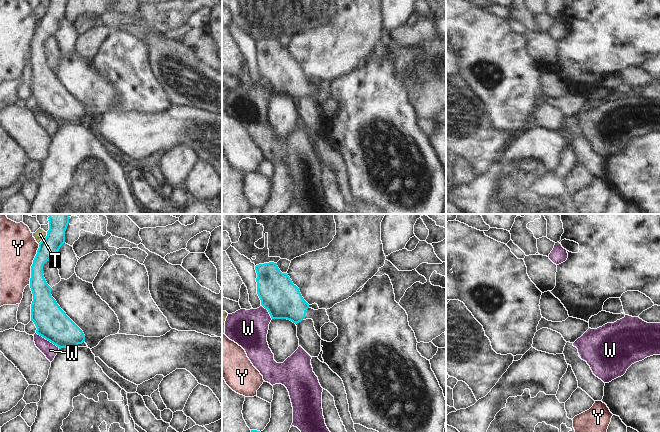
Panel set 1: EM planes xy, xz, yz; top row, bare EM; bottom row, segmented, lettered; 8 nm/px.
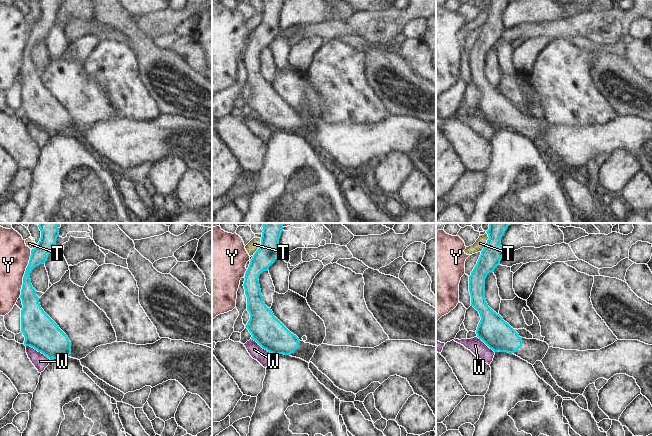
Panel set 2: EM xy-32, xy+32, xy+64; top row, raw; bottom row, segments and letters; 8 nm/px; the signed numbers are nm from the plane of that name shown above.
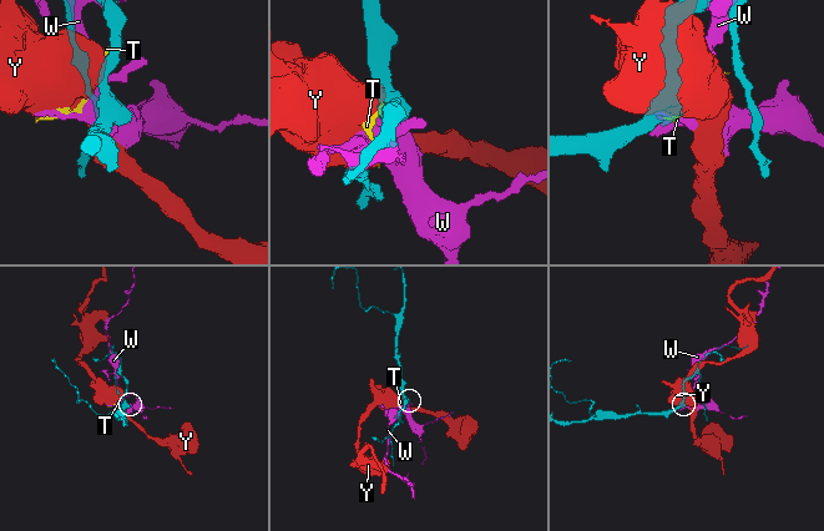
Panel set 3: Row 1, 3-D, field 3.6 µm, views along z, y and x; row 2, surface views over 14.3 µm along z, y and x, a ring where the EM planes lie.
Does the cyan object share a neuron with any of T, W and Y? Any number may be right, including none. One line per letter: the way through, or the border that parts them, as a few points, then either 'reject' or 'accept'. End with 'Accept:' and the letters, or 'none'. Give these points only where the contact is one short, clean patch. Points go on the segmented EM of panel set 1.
T: border xy (47, 232), (47, 235), (38, 243); reject
W: reject
Y: border xy (39, 244), (31, 266), (29, 284); reject
Accept: none

